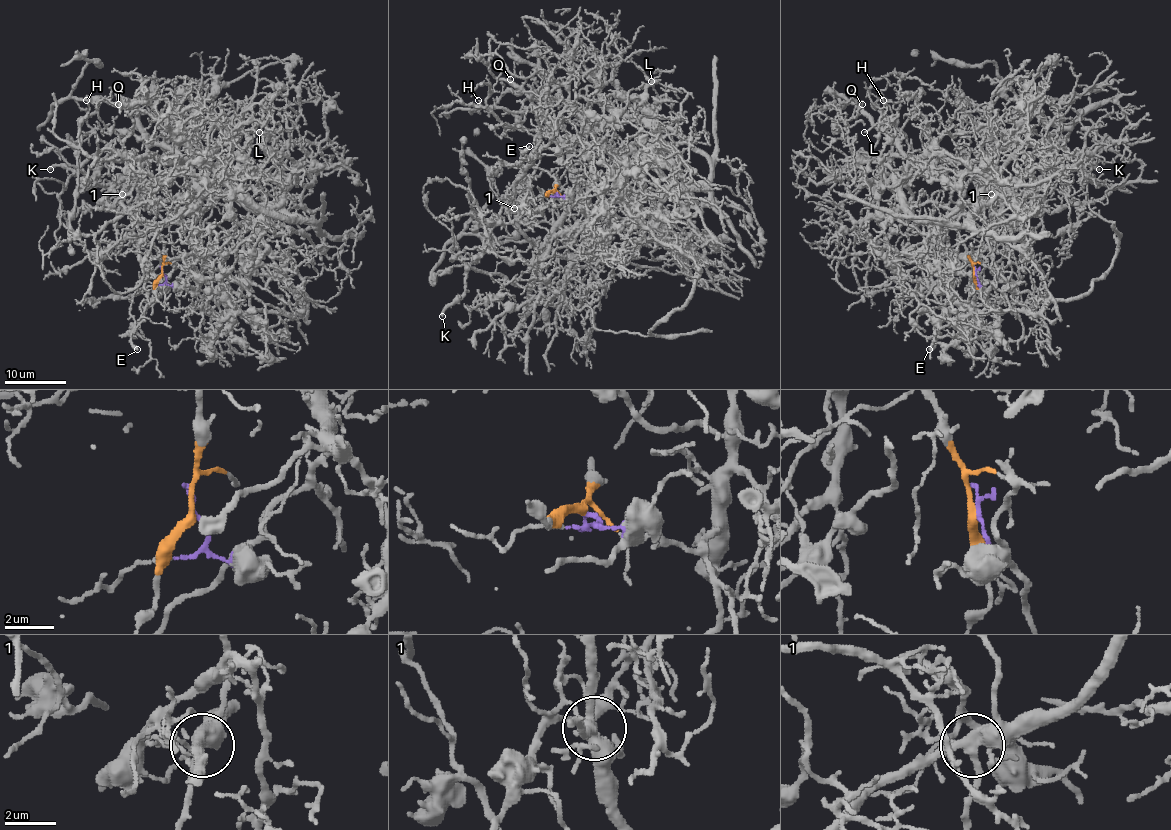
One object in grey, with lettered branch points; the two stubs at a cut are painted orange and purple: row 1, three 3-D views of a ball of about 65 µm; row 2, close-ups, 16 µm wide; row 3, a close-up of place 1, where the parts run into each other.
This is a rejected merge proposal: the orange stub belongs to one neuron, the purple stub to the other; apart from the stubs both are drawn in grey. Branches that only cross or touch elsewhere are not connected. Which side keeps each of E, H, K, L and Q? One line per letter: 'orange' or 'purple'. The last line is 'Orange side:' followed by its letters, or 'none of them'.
E: orange
H: orange
K: orange
L: purple
Q: purple
Orange side: E, H, K

